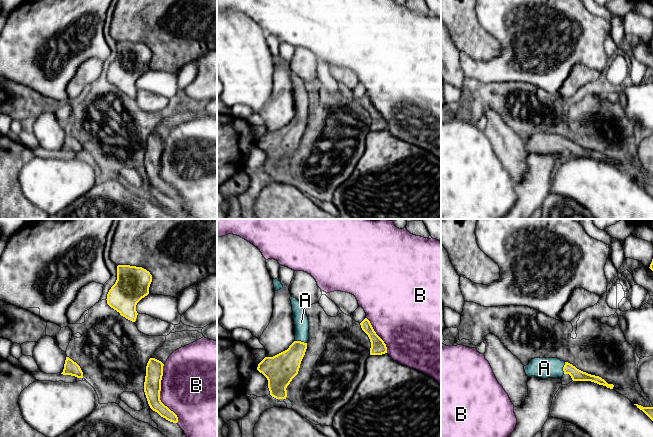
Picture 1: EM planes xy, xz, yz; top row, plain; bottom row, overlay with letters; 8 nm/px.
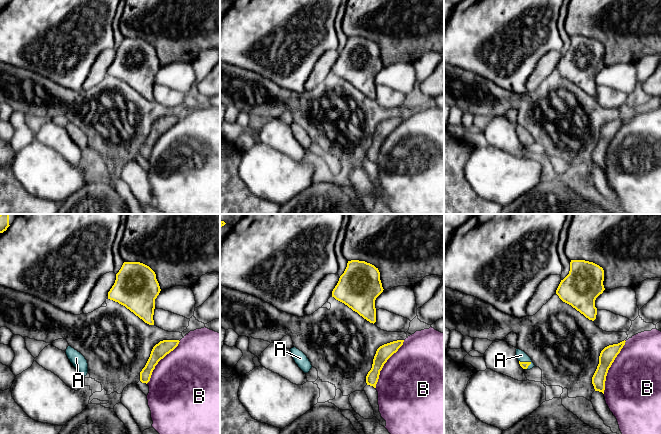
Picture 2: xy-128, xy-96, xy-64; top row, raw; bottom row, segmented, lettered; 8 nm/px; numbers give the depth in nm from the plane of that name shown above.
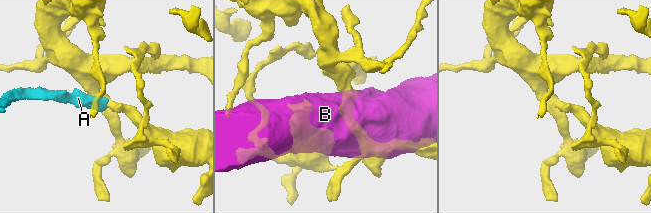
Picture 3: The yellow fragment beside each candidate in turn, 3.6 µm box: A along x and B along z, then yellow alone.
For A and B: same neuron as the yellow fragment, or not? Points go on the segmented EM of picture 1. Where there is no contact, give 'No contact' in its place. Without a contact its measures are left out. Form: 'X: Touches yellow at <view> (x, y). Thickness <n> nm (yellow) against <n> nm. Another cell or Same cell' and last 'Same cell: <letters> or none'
A: Touches yellow at xz (300, 341). Thickness 240 nm (yellow) against 120 nm. Same cell
B: Touches yellow at xy (159, 394). Thickness 140 nm (yellow) against 460 nm. Another cell
Same cell: A

